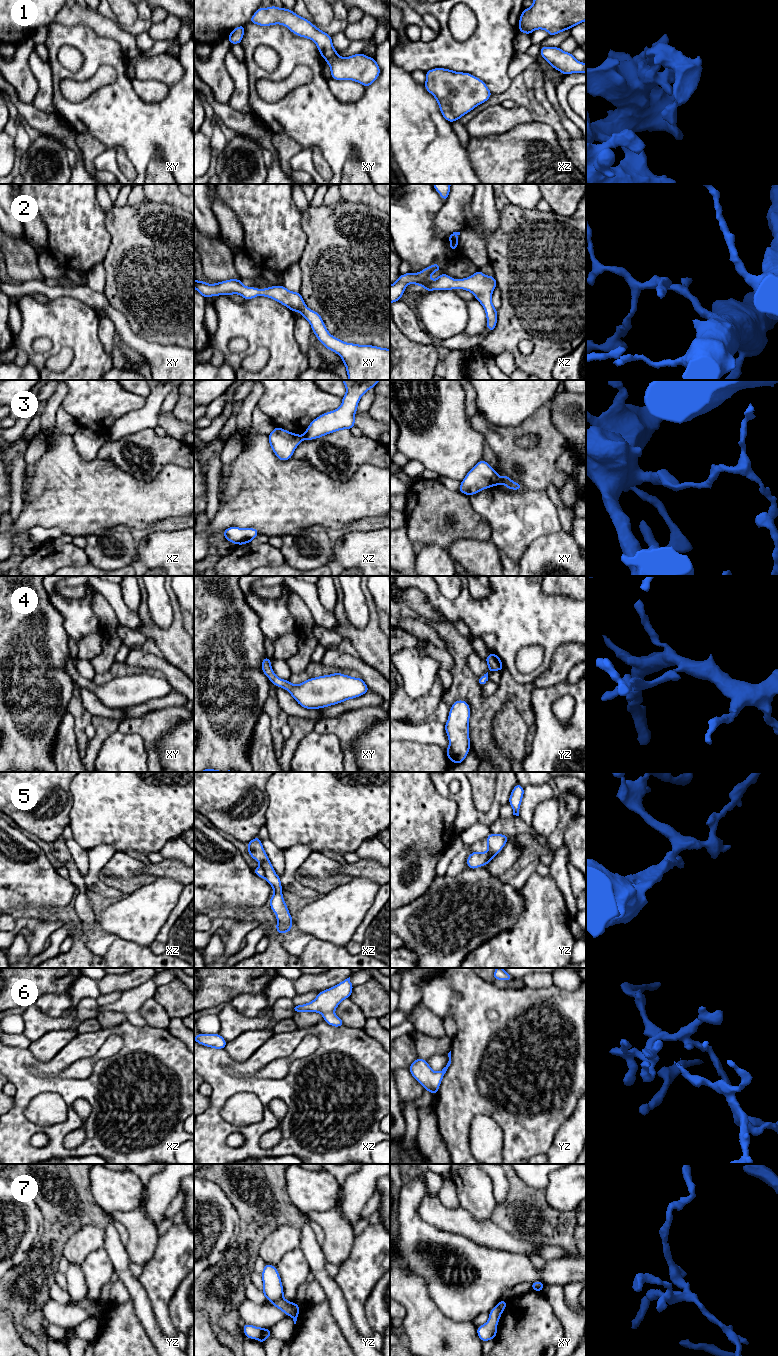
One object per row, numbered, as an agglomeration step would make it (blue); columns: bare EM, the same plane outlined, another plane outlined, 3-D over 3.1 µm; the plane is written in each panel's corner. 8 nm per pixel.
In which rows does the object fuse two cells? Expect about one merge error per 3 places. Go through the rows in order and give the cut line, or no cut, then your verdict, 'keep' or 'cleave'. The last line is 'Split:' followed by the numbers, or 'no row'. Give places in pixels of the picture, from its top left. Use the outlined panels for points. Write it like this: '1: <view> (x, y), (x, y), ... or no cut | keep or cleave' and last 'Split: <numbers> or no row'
1: xy (337, 53), (326, 59) | cleave
2: no cut | keep
3: xz (302, 436), (304, 438) | cleave
4: no cut | keep
5: xz (261, 865), (266, 878) | cleave
6: no cut | keep
7: yz (297, 1305), (290, 1315) | cleave
Split: 1, 3, 5, 7

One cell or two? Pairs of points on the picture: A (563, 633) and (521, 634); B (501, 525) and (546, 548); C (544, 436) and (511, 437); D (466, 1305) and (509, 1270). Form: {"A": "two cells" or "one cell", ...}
{"A": "one cell", "B": "two cells", "C": "one cell", "D": "one cell"}

